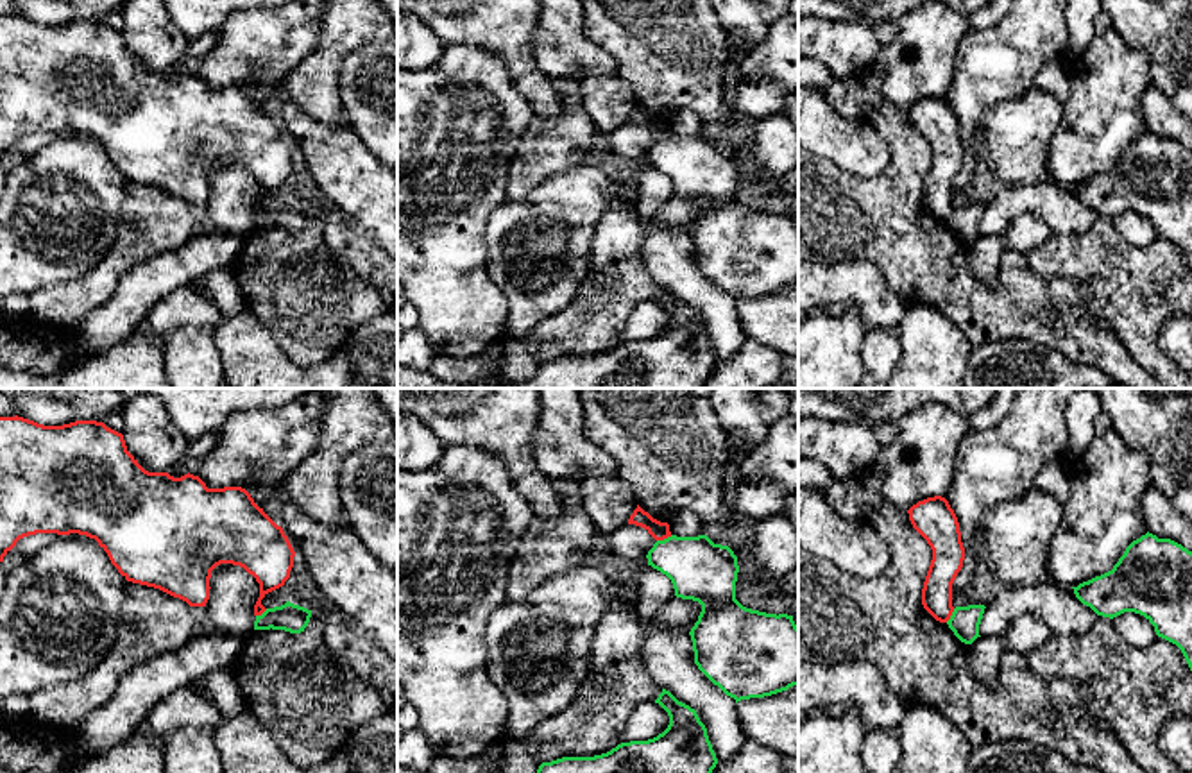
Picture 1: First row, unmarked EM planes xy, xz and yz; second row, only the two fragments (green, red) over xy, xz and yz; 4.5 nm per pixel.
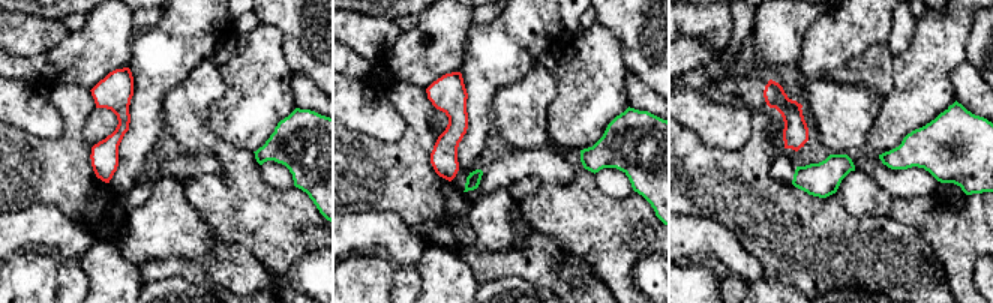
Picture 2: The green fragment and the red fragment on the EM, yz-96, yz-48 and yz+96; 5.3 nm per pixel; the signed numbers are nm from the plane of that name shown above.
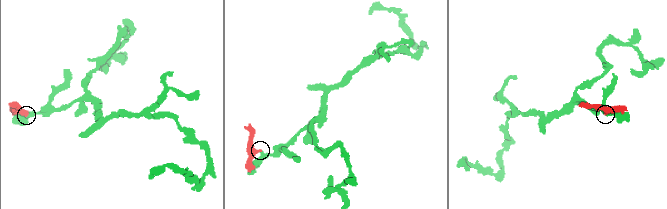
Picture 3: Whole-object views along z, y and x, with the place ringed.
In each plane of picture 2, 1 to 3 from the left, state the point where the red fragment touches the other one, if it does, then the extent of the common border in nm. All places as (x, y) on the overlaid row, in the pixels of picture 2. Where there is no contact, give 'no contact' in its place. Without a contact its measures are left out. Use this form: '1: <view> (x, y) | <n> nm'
1: no contact
2: no contact
3: no contact

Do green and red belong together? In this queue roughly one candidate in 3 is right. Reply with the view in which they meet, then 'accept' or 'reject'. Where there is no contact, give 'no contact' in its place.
meets green in xz; reject

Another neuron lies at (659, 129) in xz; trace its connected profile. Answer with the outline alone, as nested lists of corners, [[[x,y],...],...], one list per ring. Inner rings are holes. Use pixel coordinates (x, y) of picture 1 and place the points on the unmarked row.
[[[639,104],[634,109],[634,113],[630,115],[628,123],[644,127],[655,140],[664,140],[664,138],[671,136],[669,123],[653,118]]]

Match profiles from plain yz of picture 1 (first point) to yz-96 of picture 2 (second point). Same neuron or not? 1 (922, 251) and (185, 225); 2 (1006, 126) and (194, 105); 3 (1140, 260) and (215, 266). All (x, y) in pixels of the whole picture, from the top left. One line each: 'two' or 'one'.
1: two
2: one
3: two

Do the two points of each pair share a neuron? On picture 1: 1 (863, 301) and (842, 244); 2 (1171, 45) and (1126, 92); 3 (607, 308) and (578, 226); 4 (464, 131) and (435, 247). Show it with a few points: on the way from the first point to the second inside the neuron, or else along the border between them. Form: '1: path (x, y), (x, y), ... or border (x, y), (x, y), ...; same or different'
1: border (817, 260), (867, 260), (885, 280); different
2: border (1123, 36), (1148, 54), (1148, 77), (1151, 81); different
3: border (600, 219), (595, 226), (589, 274), (573, 299); different
4: path (455, 160), (455, 176), (435, 219); same

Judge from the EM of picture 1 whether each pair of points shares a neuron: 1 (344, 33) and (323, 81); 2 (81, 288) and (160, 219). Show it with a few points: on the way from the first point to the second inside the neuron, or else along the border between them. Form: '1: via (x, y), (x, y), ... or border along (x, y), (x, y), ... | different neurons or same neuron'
1: via (333, 45), (323, 68) | same neuron
2: via (101, 278), (140, 238) | same neuron

